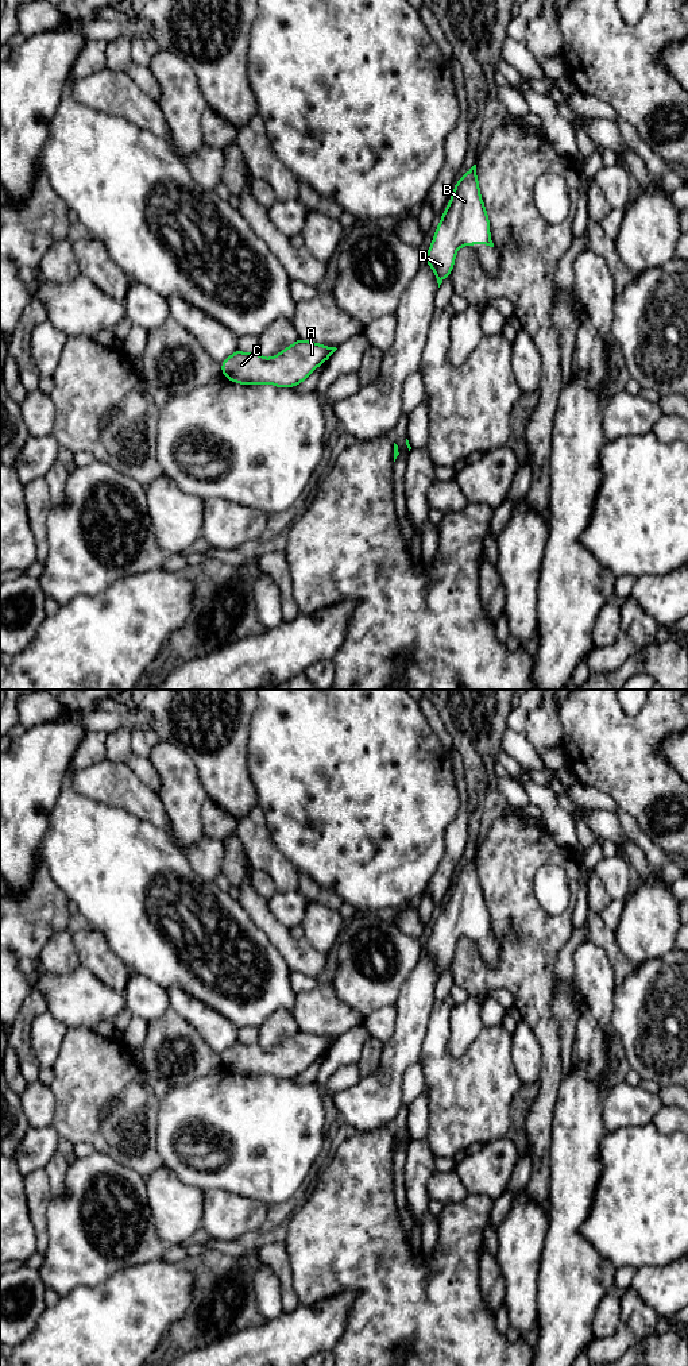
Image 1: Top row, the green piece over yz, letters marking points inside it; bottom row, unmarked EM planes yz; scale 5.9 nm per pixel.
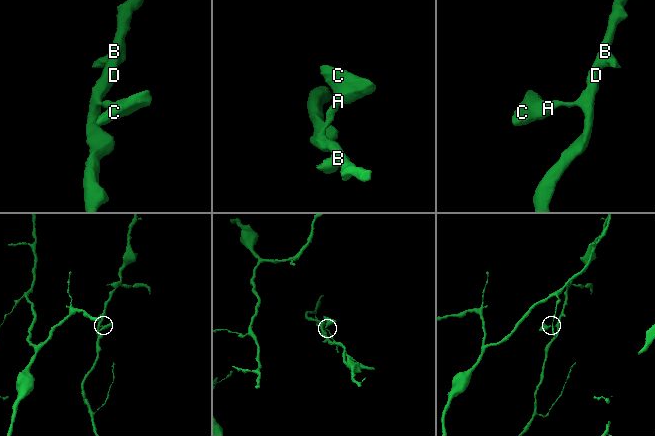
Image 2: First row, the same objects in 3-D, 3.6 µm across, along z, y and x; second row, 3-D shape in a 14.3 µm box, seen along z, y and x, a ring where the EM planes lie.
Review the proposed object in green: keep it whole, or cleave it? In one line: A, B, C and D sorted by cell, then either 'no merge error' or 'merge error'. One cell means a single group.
A B C D | no merge error

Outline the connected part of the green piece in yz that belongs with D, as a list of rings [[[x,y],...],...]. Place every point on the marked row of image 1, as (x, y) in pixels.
[[[476,165],[456,182],[452,200],[441,216],[425,256],[436,274],[438,288],[452,274],[457,248],[468,244],[494,247],[490,220],[479,192]]]

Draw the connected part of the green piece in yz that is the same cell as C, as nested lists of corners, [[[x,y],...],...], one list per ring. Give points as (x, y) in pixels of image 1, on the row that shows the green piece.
[[[297,339],[271,359],[262,358],[258,351],[246,354],[237,348],[220,364],[223,375],[240,385],[270,383],[277,387],[295,387],[336,350]]]

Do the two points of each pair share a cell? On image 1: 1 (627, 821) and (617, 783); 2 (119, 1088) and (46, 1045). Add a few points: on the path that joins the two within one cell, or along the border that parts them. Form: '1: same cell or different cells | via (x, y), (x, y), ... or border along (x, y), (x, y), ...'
1: different cells | border along (619, 807), (646, 834)
2: different cells | border along (69, 1030), (54, 1062), (53, 1080), (50, 1083)

